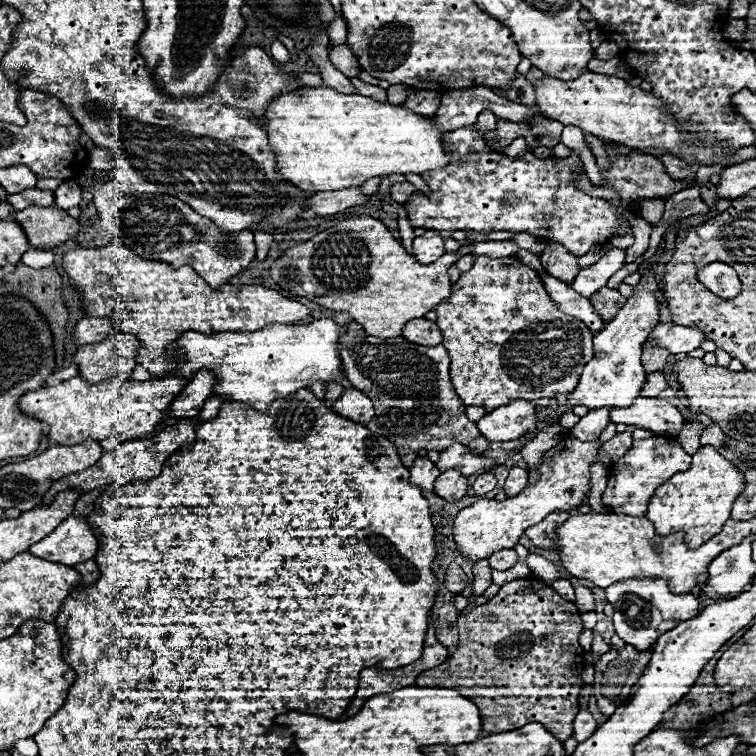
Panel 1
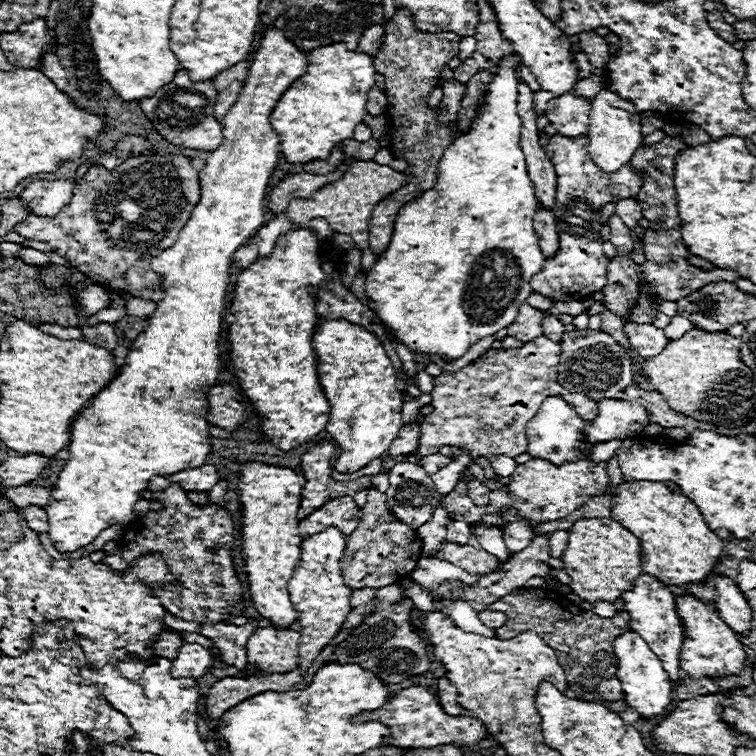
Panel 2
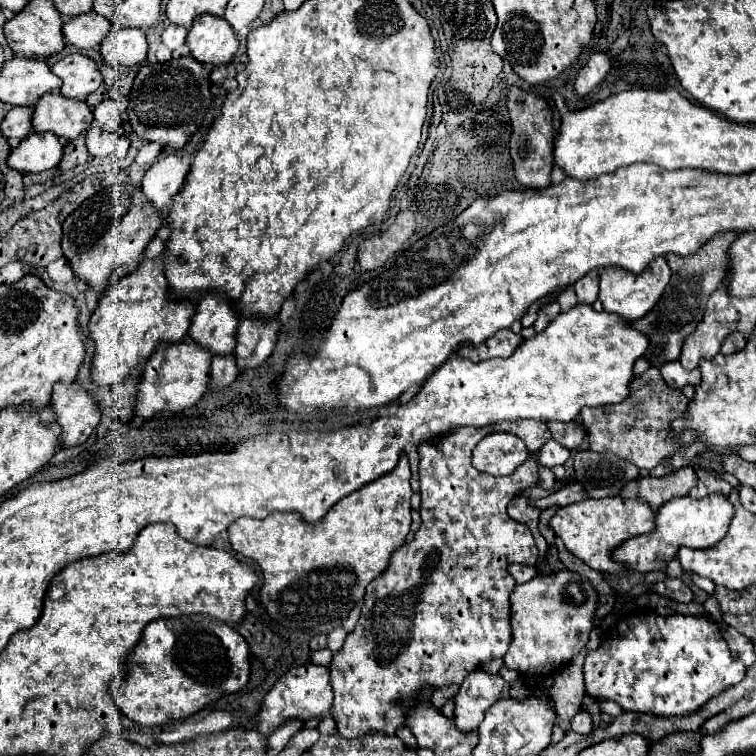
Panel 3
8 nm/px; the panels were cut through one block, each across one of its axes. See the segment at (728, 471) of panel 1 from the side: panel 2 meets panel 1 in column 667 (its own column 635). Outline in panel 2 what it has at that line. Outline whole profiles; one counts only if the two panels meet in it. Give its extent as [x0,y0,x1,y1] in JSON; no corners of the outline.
[612,480,724,586]

